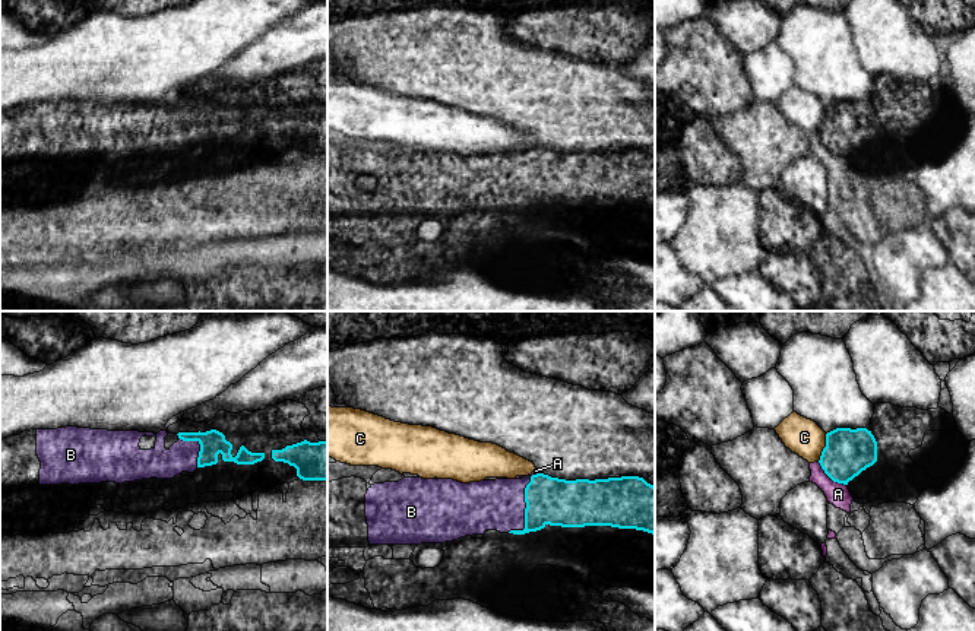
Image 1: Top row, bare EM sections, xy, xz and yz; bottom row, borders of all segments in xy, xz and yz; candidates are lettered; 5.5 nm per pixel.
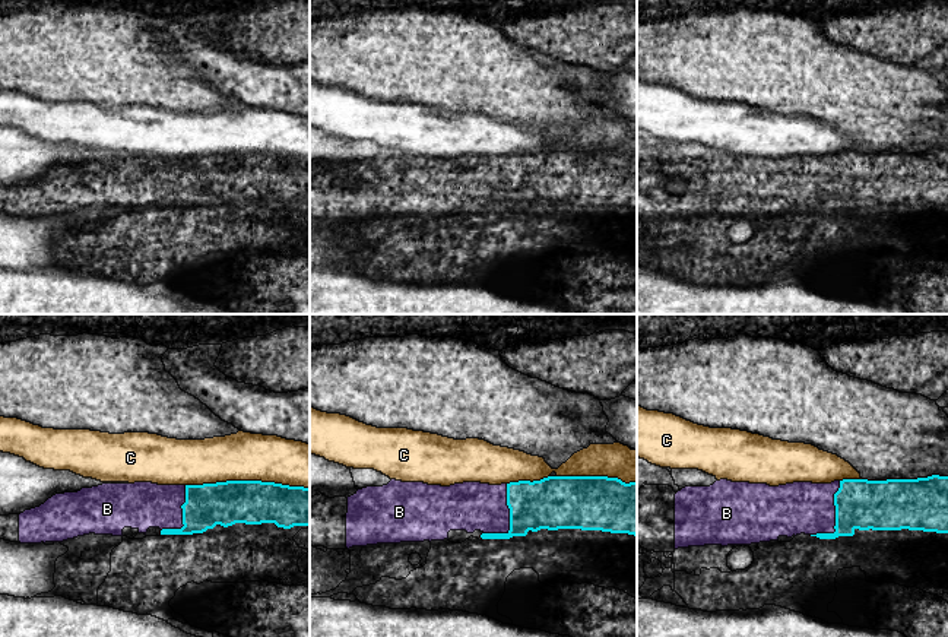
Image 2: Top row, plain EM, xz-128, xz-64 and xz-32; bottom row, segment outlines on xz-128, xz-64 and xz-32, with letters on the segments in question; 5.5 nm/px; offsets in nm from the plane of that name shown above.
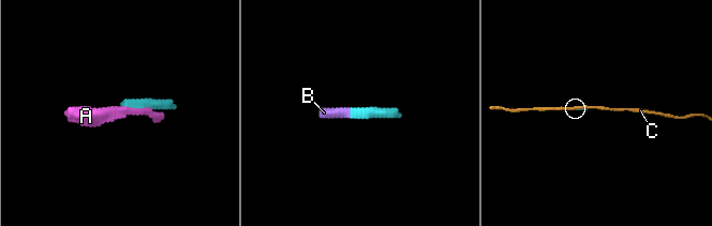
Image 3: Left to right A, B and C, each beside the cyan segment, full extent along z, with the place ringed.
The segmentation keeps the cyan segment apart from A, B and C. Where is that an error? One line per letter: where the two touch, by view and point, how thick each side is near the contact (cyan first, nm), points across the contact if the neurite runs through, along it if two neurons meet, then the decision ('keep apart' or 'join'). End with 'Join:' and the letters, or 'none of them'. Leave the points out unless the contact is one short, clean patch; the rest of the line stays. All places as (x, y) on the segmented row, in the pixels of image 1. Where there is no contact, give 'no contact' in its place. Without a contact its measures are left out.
A: contact yz (831, 478); calibres 260 and 130 nm; keep apart
B: contact xz (525, 510); calibres 260 and 280 nm; way xz (553, 501), (534, 501), (525, 510), (499, 504); join
C: contact yz (825, 447); calibres 260 and 200 nm; keep apart
Join: B

